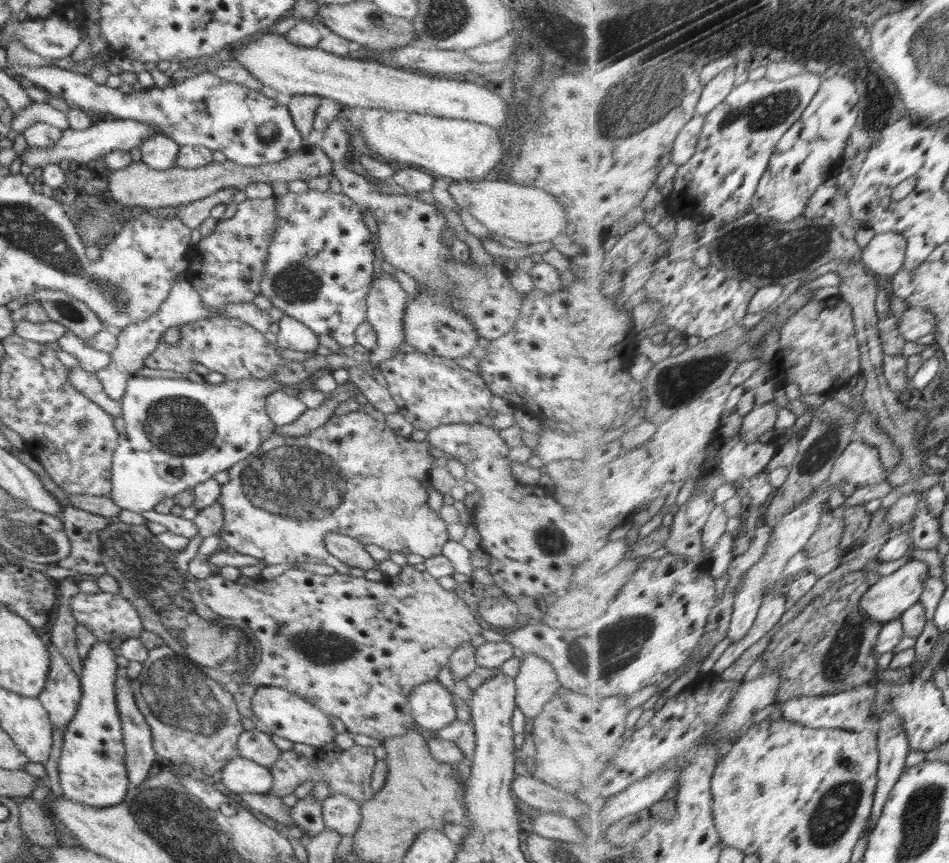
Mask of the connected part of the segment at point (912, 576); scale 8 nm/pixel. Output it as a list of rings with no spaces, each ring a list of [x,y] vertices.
[[[912,559],[908,561],[894,575],[882,577],[870,591],[864,595],[861,602],[861,610],[868,615],[874,622],[883,625],[892,620],[898,620],[901,616],[918,604],[922,600],[922,595],[926,591],[926,581],[930,577],[930,567],[924,561]]]

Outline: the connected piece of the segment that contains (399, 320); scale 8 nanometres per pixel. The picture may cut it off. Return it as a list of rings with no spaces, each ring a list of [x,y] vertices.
[[[388,272],[375,274],[373,283],[370,285],[366,302],[366,321],[376,331],[377,348],[372,351],[369,360],[372,362],[382,362],[392,358],[395,354],[404,352],[404,348],[408,346],[405,342],[403,310],[409,295],[400,287],[400,283],[396,278],[390,276]]]

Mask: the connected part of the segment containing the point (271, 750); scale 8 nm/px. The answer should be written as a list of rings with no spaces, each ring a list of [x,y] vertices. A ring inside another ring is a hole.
[[[260,729],[243,730],[237,740],[237,749],[242,758],[268,768],[274,766],[281,753],[269,734]]]

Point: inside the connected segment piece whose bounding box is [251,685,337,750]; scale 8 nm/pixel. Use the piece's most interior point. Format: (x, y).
(284, 713)

